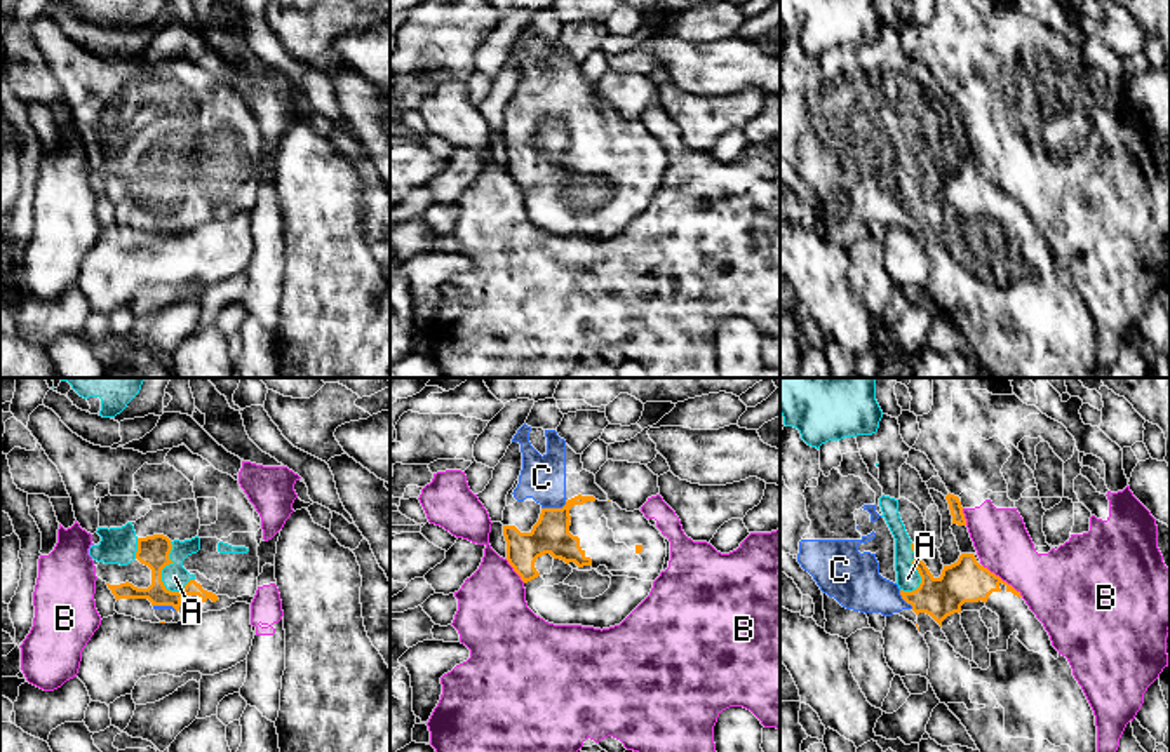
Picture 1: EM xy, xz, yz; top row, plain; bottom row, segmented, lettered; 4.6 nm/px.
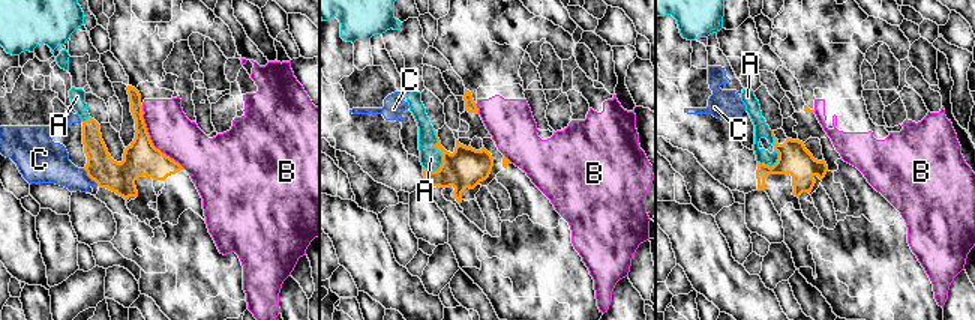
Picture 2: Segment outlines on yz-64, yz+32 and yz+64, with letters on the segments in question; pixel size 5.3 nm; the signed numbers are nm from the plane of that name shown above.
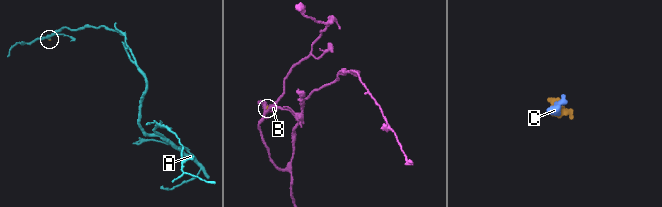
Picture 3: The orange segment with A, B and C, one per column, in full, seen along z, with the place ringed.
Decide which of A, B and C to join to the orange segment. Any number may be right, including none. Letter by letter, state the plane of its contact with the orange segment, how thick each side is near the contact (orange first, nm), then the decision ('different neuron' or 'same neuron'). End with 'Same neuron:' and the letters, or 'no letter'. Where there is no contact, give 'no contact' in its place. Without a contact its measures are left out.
A: xy | 140/120 nm | different neuron
B: yz | 190/320 nm | different neuron
C: xz | 180/200 nm | same neuron
Same neuron: C

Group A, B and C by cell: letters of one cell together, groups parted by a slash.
A / B / C

